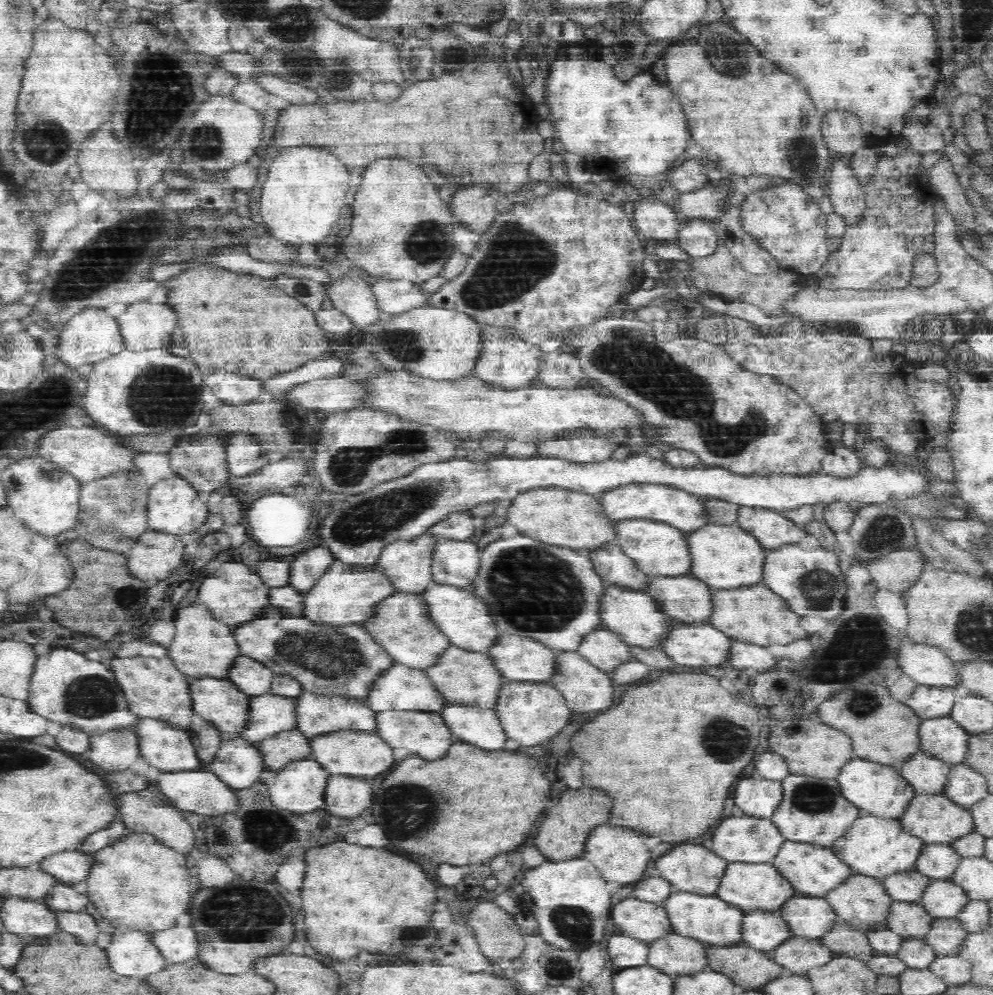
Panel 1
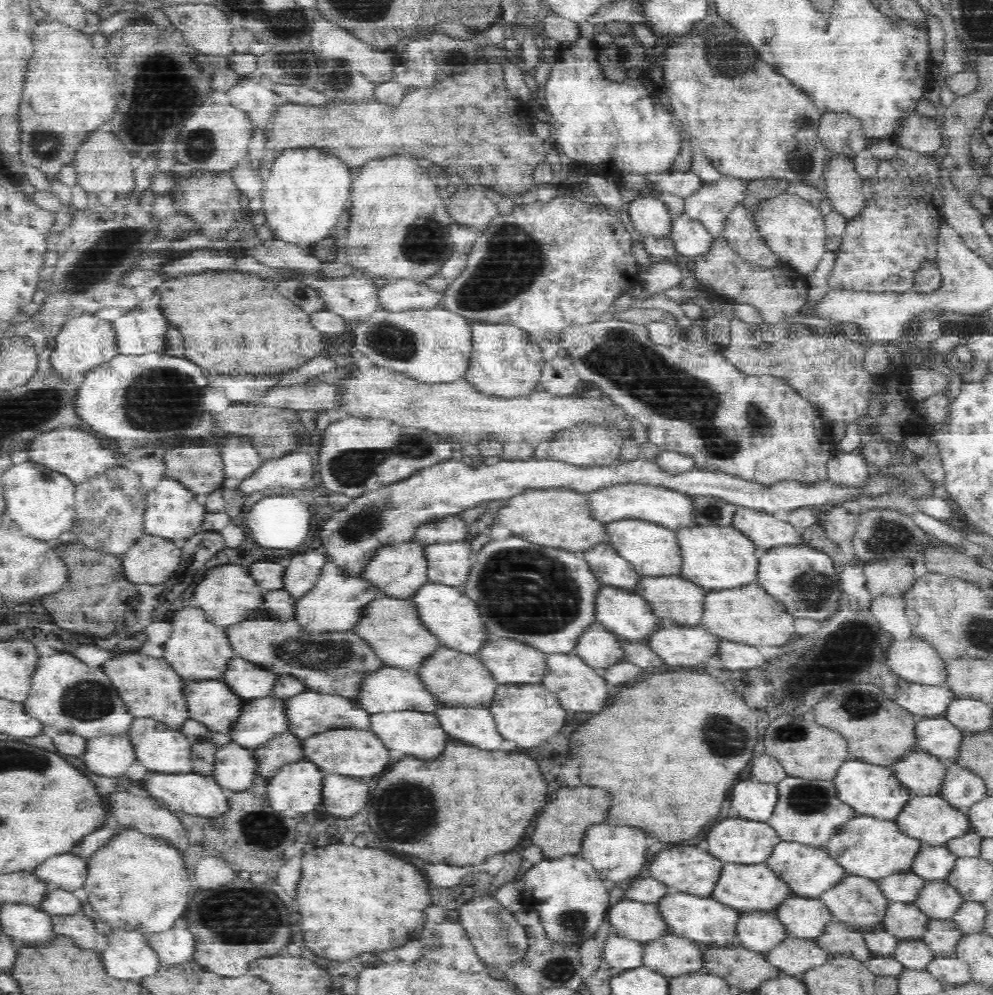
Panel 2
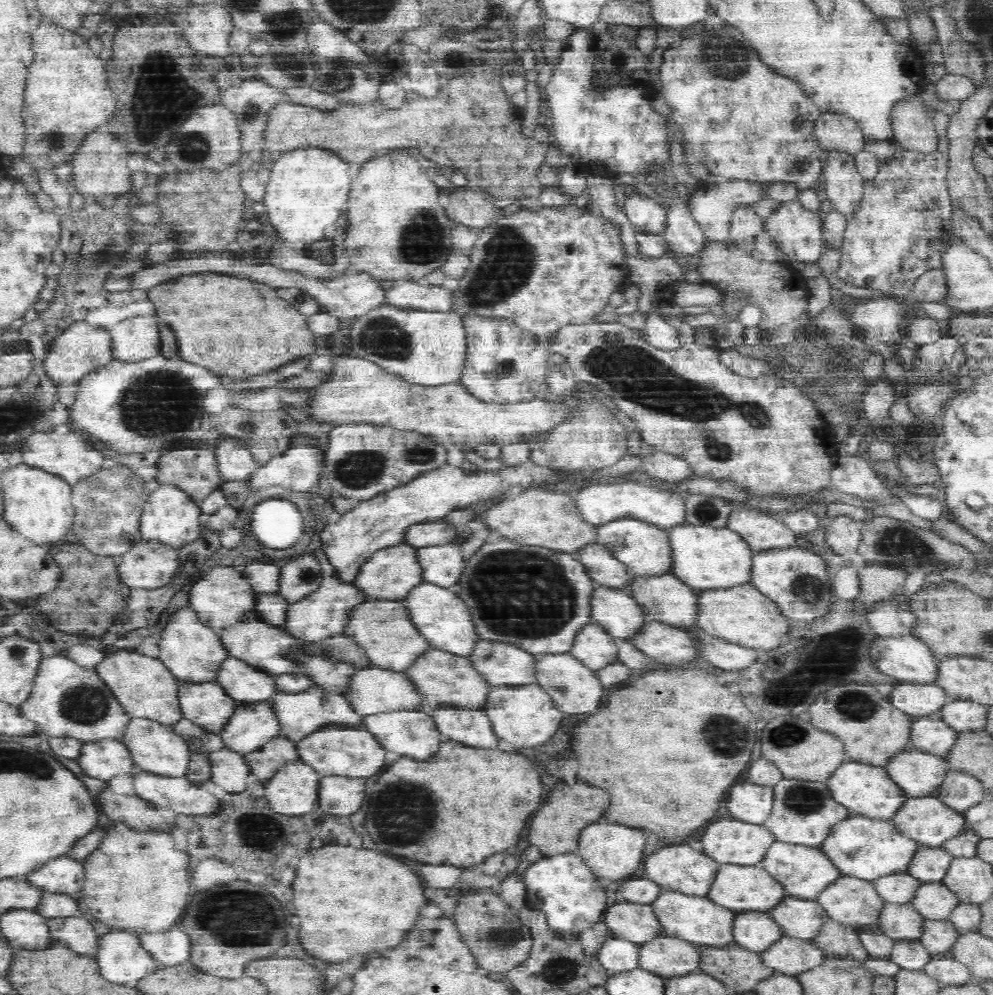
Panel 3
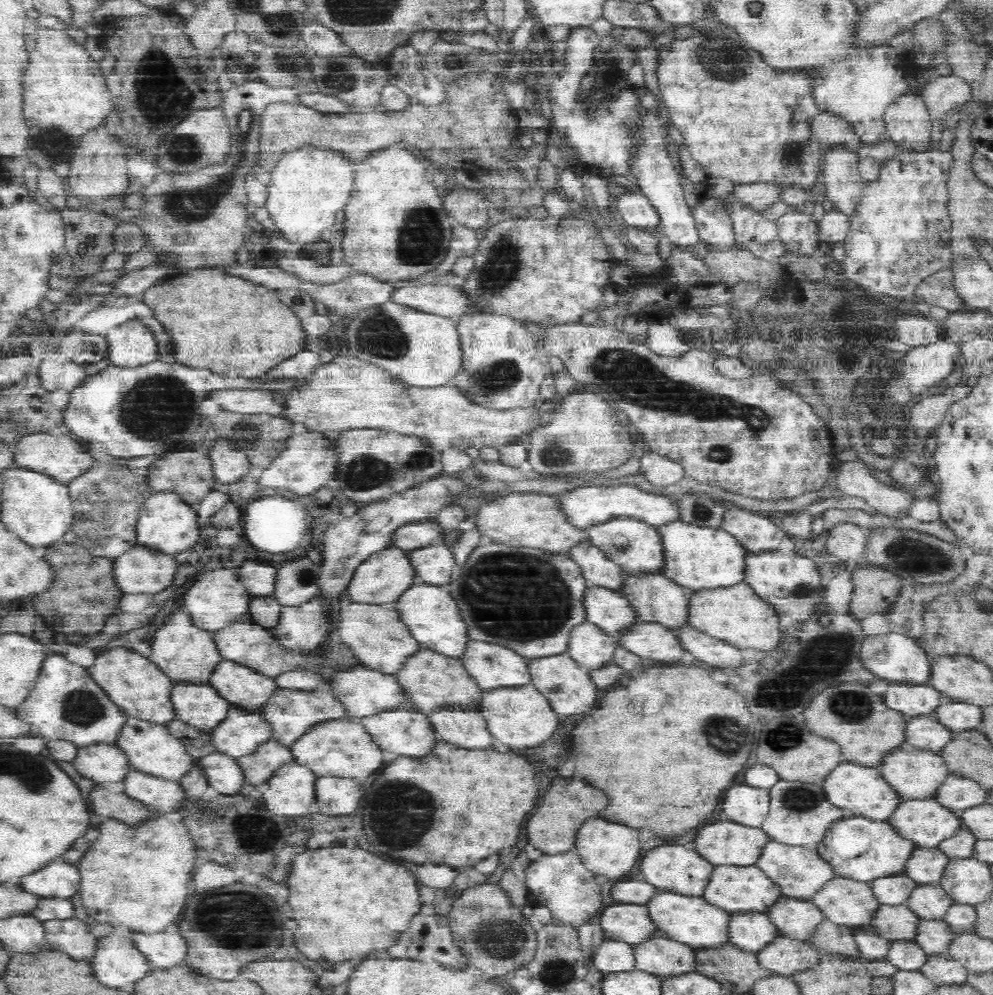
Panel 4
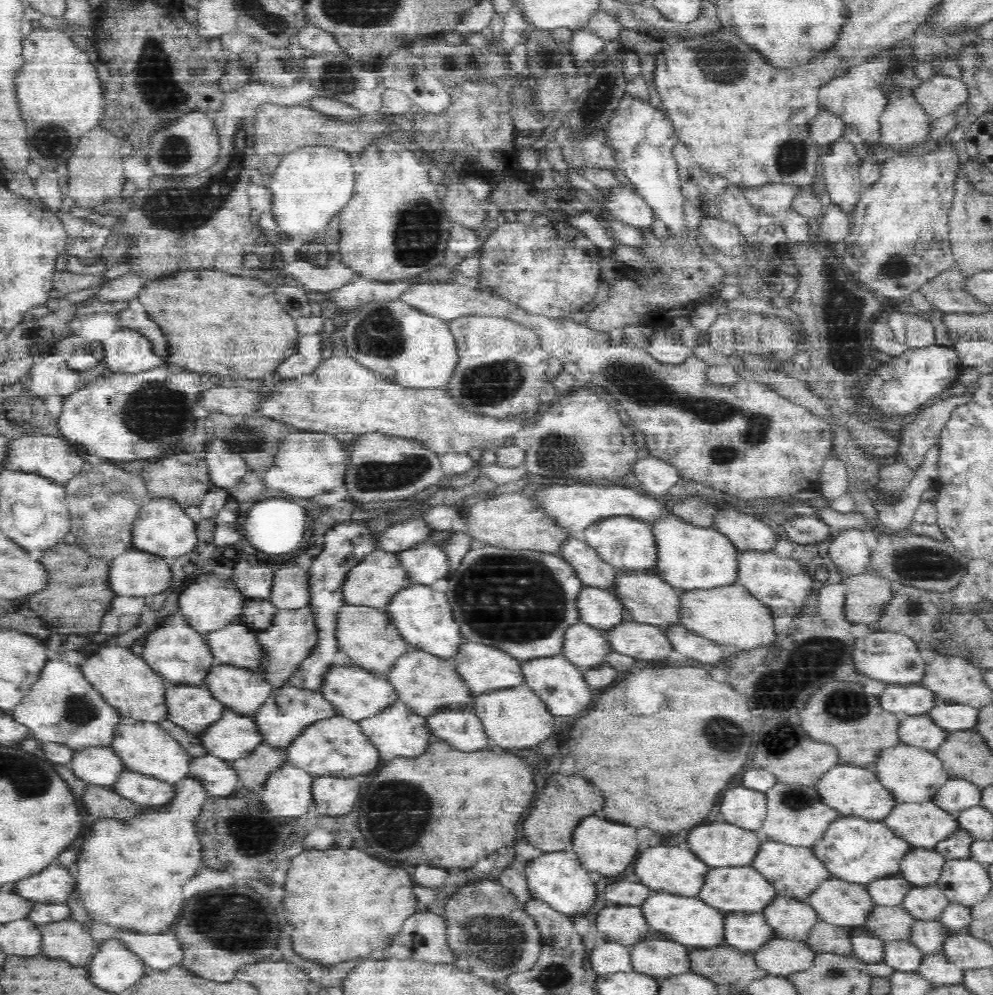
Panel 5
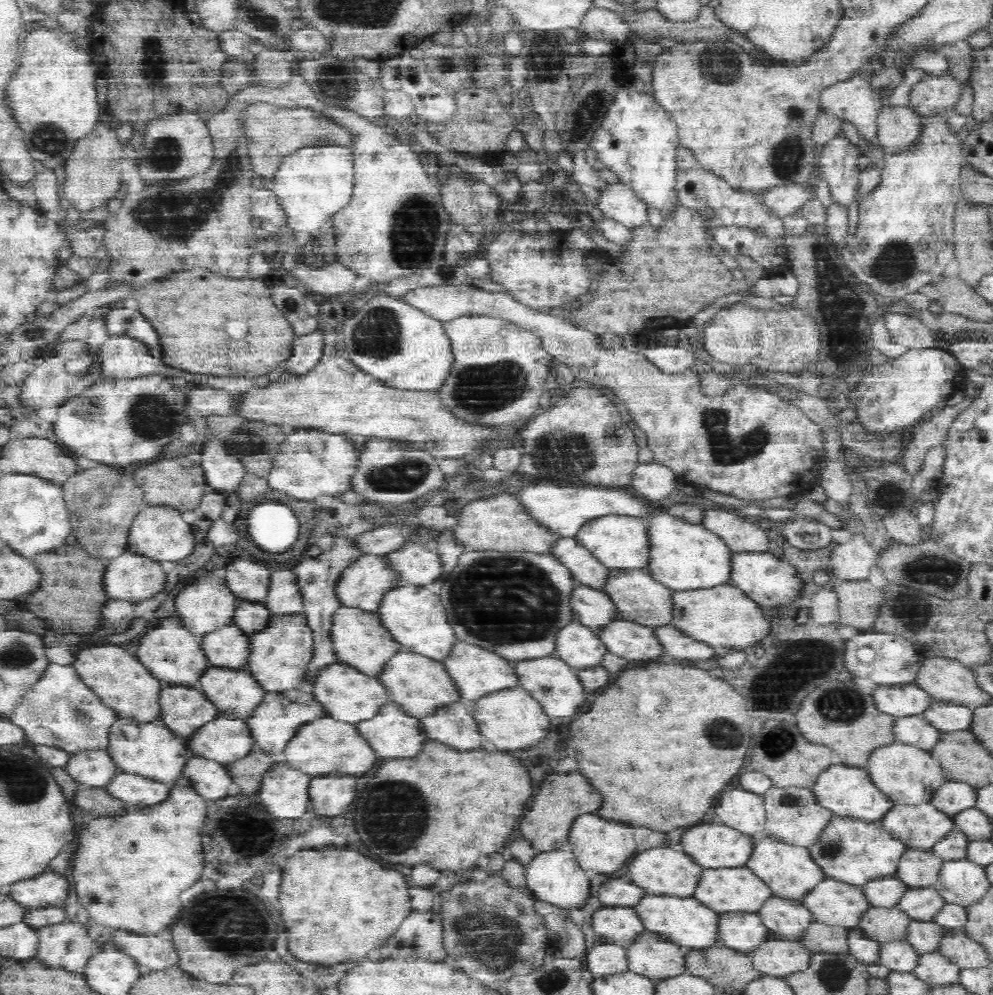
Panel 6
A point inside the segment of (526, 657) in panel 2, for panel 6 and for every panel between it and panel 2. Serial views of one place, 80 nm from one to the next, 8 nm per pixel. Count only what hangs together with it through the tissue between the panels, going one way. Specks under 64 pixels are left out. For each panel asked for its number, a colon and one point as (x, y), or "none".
3: (501, 663)
4: (493, 666)
5: (486, 668)
6: (477, 671)

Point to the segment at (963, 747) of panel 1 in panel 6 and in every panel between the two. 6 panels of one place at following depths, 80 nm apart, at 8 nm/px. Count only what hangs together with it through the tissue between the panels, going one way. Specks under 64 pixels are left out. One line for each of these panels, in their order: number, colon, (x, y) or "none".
2: (936, 736)
3: (932, 734)
4: (926, 733)
5: (921, 731)
6: (916, 730)

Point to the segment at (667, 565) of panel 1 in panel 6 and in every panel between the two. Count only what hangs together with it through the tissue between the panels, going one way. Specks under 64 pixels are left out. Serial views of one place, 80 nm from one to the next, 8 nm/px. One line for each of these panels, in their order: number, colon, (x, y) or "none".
2: (653, 549)
3: (646, 548)
4: (638, 547)
5: (630, 544)
6: (622, 542)

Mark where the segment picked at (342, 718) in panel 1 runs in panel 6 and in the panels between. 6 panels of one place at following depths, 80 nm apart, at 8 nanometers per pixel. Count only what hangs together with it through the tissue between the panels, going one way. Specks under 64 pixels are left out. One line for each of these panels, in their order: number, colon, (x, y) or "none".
2: (311, 713)
3: (302, 714)
4: (292, 713)
5: (283, 718)
6: (276, 721)

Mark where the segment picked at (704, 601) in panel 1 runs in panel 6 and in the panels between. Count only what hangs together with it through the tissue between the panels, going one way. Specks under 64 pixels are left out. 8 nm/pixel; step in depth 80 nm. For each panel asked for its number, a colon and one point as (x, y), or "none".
2: (679, 598)
3: (667, 599)
4: (656, 597)
5: (650, 599)
6: (641, 598)

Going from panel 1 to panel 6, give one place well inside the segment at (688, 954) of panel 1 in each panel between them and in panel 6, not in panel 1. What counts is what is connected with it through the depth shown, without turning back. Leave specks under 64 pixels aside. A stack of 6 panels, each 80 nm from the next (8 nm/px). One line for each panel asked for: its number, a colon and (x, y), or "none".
2: (672, 955)
3: (668, 956)
4: (660, 955)
5: (659, 957)
6: (648, 955)

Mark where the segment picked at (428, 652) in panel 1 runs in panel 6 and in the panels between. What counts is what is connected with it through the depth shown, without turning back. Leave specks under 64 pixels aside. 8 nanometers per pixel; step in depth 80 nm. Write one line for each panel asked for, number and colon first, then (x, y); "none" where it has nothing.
2: (393, 625)
3: (385, 628)
4: (381, 639)
5: (367, 636)
6: (361, 639)

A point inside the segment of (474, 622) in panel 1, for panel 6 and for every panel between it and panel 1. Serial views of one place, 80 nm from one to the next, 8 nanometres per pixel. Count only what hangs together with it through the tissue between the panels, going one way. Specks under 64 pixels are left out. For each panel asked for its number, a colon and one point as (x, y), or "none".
2: (452, 616)
3: (442, 616)
4: (432, 615)
5: (425, 617)
6: (417, 618)

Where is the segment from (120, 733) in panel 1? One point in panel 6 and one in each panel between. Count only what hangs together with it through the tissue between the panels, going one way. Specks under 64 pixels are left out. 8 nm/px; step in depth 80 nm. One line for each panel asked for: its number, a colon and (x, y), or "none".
2: (108, 754)
3: (104, 758)
4: (100, 761)
5: (102, 765)
6: (96, 768)

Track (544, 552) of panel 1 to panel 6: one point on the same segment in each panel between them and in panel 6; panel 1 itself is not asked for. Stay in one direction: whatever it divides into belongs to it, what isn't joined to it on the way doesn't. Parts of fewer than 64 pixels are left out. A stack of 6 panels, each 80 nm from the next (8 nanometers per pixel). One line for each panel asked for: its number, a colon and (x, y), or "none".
2: (546, 596)
3: (539, 598)
4: (530, 599)
5: (490, 591)
6: (516, 603)

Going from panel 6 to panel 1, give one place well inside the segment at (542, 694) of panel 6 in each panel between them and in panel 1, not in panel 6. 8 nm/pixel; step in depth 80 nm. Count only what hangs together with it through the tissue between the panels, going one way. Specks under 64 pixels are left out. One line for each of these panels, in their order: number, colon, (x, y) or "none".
1: (586, 687)
2: (581, 688)
3: (576, 689)
4: (568, 685)
5: (562, 685)

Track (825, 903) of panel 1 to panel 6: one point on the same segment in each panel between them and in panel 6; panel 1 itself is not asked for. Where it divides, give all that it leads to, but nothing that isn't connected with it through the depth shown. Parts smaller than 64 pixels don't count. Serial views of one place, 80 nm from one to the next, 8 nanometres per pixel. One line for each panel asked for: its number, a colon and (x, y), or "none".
2: (806, 918)
3: (800, 918)
4: (798, 919)
5: (792, 919)
6: (788, 919)

